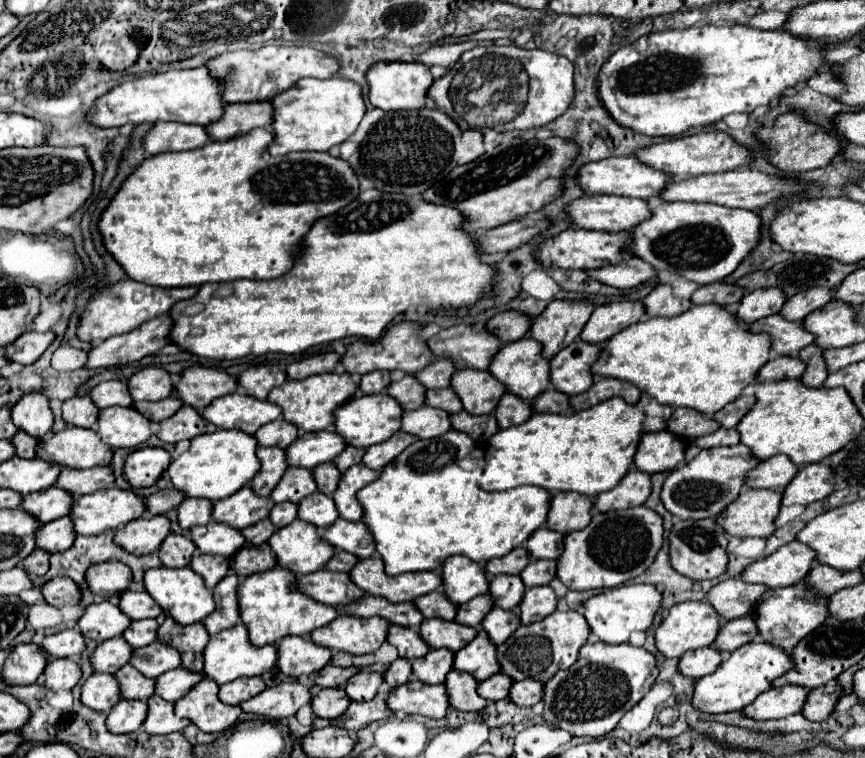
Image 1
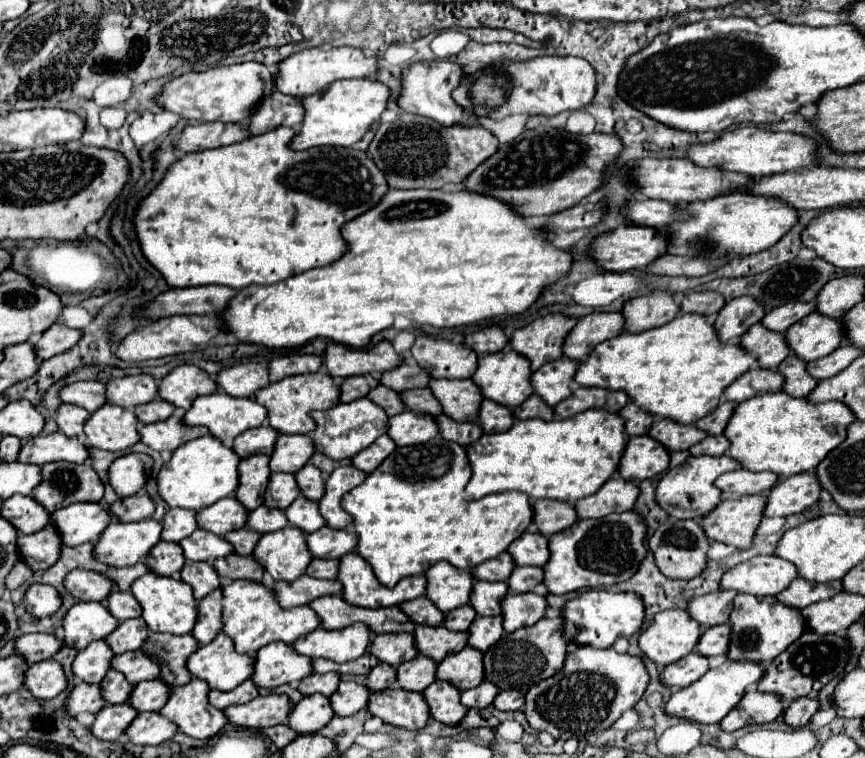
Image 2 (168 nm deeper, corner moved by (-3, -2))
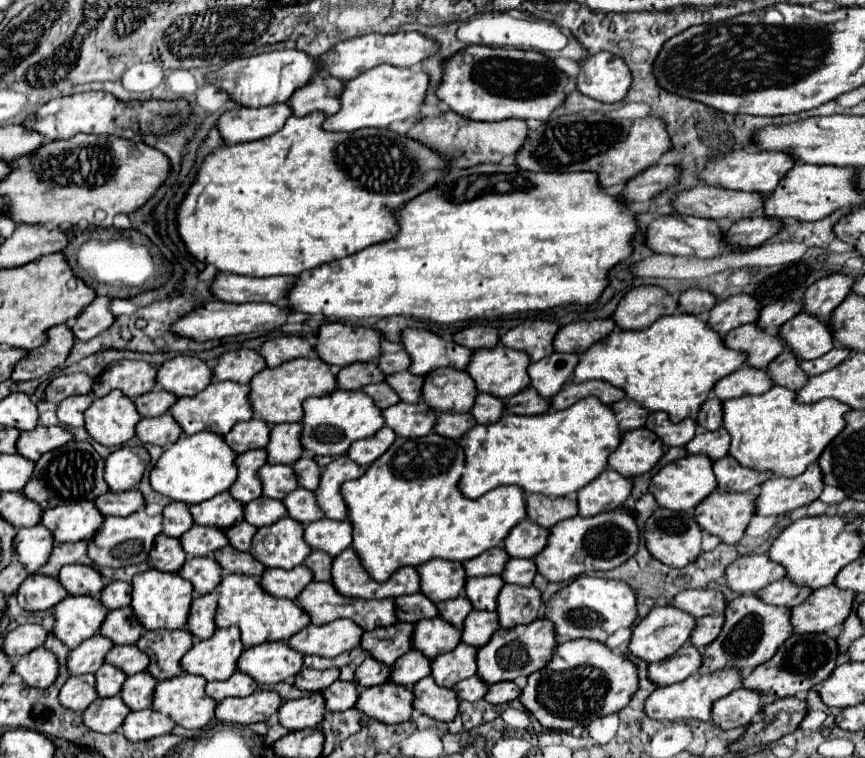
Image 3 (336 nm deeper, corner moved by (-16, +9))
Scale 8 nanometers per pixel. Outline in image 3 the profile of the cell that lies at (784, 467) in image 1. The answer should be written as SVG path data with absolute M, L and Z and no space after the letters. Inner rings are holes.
M732 456L716 460L714 474L718 478L720 492L750 492L772 476L772 472L756 472L754 468L744 468L738 460L732 460Z

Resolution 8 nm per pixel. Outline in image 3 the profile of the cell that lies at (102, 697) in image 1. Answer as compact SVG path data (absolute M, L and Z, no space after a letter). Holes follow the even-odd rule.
M94 674L84 676L70 676L68 682L60 690L60 704L64 704L70 710L84 712L92 700L96 700L96 678Z

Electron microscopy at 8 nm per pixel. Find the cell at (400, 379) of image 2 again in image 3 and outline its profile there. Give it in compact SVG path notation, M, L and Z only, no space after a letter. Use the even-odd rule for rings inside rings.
M396 352L396 354L382 354L378 358L378 366L384 374L396 374L408 370L408 354Z

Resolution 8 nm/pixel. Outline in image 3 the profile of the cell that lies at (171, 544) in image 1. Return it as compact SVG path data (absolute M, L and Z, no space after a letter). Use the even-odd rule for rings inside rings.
M160 534L154 542L154 548L150 550L148 566L162 572L178 572L184 566L184 562L186 554L180 540Z

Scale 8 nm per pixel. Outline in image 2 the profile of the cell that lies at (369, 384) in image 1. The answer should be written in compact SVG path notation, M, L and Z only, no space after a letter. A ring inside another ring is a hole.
M353 375L353 377L347 377L343 379L339 391L339 401L343 403L349 403L349 401L355 401L355 399L361 399L367 395L367 391L371 391L373 387L379 385L379 379L377 375Z

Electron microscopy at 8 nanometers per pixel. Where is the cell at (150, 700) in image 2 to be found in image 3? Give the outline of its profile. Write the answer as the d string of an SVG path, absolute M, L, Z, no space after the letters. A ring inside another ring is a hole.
M138 672L134 676L128 676L120 690L120 696L128 708L144 710L152 706L152 688L156 688L156 680L152 680L148 672Z

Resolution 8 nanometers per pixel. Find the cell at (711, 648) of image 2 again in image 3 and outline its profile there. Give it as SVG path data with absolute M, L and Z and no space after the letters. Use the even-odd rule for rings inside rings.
M704 616L700 620L696 620L696 628L690 636L690 642L704 650L708 644L712 644L712 640L716 640L720 628L724 626L724 618L722 616Z

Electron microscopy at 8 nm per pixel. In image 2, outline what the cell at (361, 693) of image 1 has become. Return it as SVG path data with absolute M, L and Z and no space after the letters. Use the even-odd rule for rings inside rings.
M341 683L339 689L329 697L331 709L339 717L349 717L367 705L367 695L369 691L365 689L365 685Z

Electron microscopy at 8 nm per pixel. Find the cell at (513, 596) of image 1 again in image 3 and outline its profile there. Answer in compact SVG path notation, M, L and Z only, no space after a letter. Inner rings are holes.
M482 576L482 578L468 578L464 594L472 600L472 606L476 610L496 610L496 596L500 594L500 588L504 586L504 580L500 576Z

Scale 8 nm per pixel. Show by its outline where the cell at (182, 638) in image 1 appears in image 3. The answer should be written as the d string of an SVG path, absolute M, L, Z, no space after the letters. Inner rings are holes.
M188 630L172 632L144 632L136 646L150 656L148 672L158 680L182 676L182 656L194 646L194 636Z

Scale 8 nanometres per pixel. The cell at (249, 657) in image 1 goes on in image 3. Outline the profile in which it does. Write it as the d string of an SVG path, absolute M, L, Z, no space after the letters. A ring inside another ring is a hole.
M220 628L208 640L198 640L184 656L182 668L190 674L204 676L206 680L228 680L236 672L236 660L244 652L240 630Z

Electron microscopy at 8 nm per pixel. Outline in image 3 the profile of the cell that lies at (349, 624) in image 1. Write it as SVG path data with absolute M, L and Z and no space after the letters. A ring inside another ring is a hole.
M336 620L322 626L306 626L288 640L288 646L302 654L318 654L324 658L336 658L338 654L360 646L364 630L352 620Z

